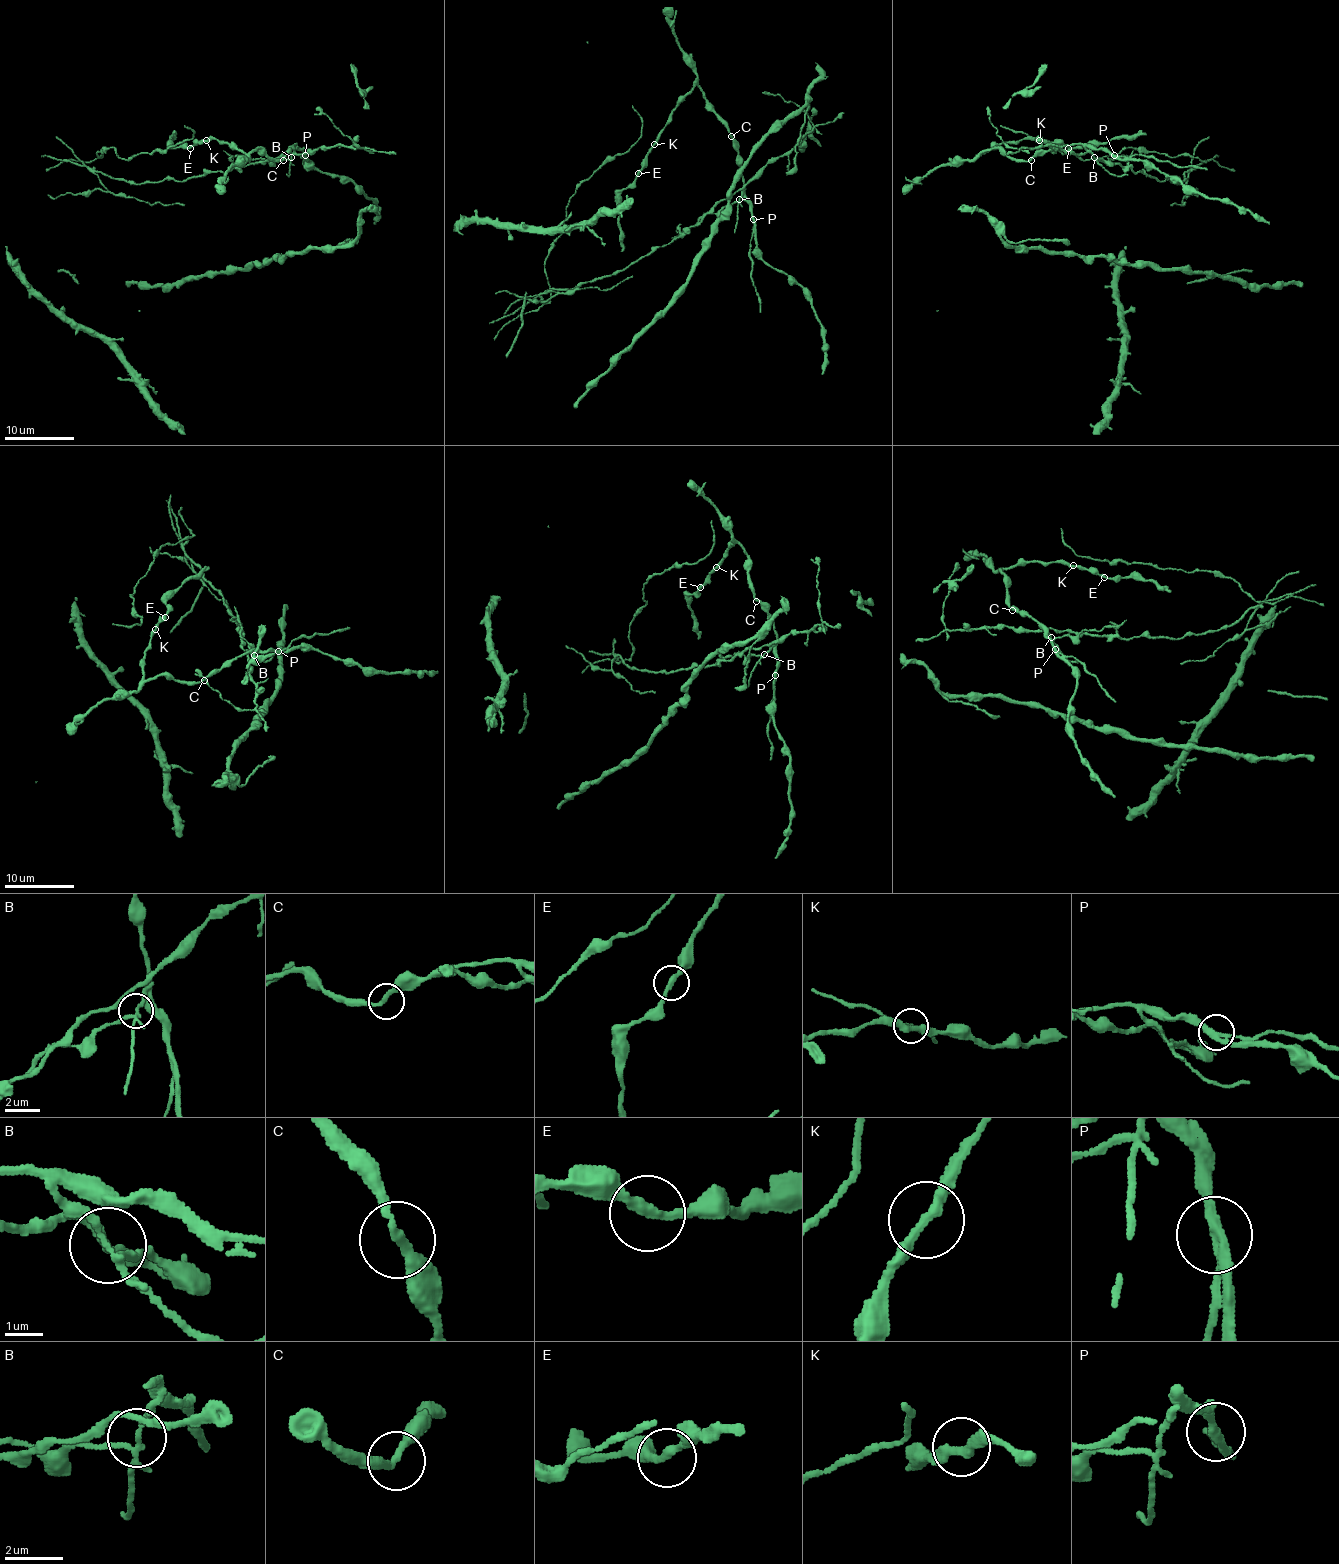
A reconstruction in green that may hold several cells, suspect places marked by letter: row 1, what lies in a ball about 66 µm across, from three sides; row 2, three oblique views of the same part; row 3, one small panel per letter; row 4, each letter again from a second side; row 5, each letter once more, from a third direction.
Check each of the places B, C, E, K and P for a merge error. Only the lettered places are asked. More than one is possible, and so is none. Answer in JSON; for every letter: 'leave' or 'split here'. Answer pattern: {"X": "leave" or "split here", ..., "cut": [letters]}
{"B": "split here", "C": "leave", "E": "leave", "K": "leave", "P": "split here", "cut": ["B", "P"]}

